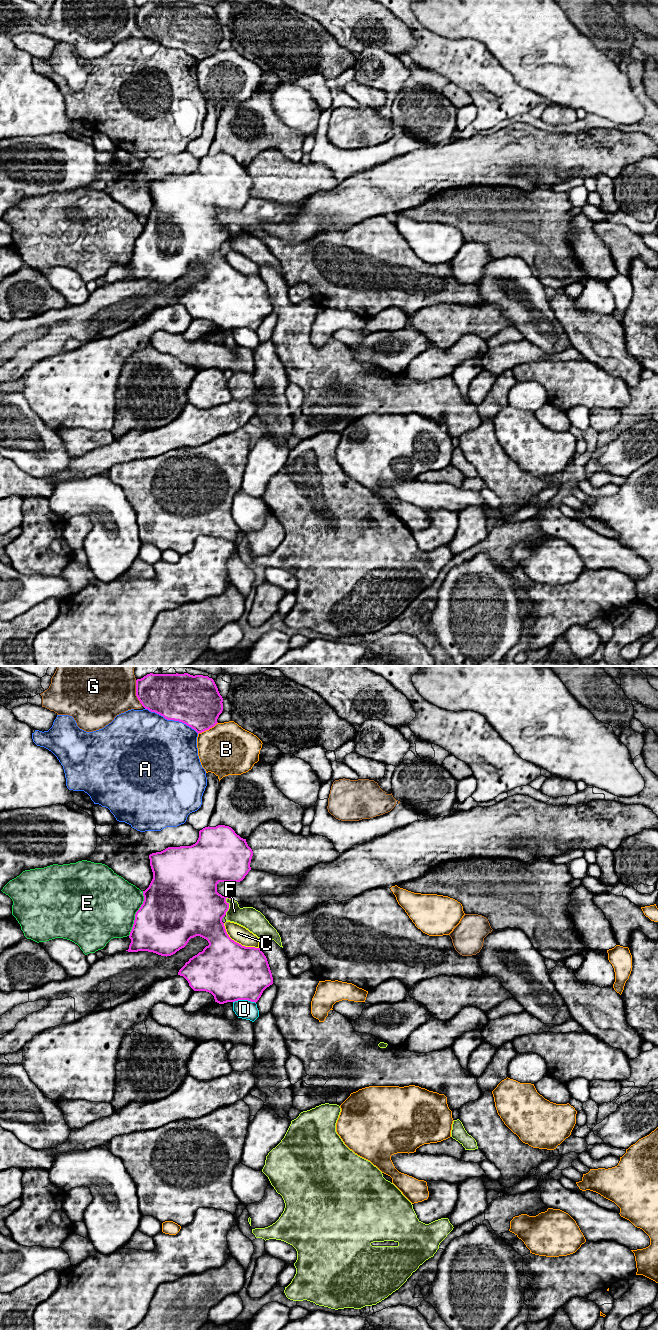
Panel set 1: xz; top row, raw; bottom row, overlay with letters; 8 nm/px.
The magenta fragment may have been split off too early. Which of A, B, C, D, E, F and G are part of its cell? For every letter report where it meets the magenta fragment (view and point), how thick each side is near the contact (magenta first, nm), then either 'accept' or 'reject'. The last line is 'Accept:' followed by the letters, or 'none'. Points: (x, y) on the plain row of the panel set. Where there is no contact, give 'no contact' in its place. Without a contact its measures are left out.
A: meets magenta in xz at (172, 47); 400 nm thick on the magenta side, 480 nm on the other; reject
B: meets magenta in xz at (207, 57); 400 nm thick on the magenta side, 420 nm on the other; reject
C: meets magenta in xz at (236, 270); 460 nm thick on the magenta side, 140 nm on the other; reject
D: meets magenta in xz at (244, 327); 460 nm thick on the magenta side, 150 nm on the other; reject
E: meets magenta in xz at (136, 241); 480 nm thick on the magenta side, 480 nm on the other; reject
F: meets magenta in xz at (228, 234); 420 nm thick on the magenta side, 170 nm on the other; reject
G: meets magenta in xz at (136, 21); 340 nm thick on the magenta side, 380 nm on the other; reject
Accept: none

